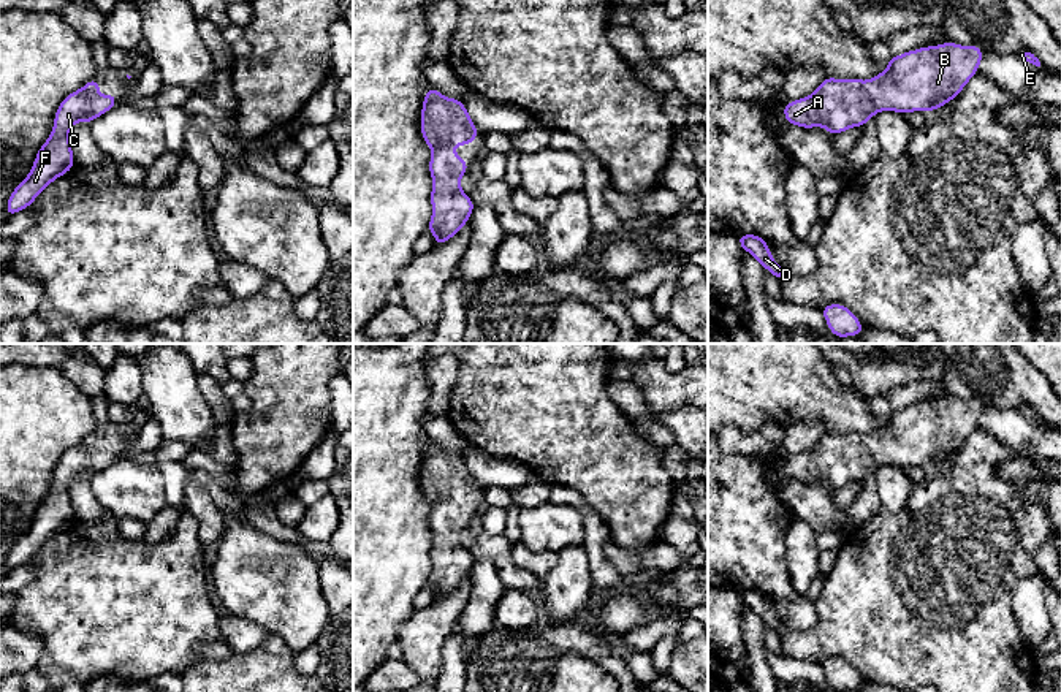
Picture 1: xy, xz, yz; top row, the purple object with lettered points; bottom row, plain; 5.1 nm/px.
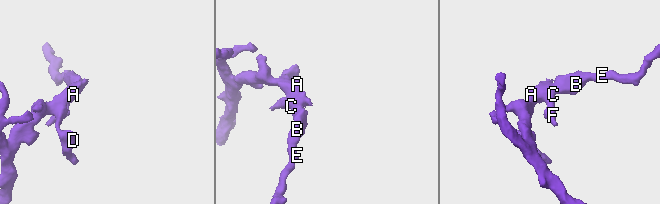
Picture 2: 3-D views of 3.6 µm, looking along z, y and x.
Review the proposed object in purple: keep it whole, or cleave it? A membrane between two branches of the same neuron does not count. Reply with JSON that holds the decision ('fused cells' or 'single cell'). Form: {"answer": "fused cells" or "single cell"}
{"answer": "single cell"}

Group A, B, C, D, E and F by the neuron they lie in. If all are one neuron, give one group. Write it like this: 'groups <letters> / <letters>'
groups A B C D E F

